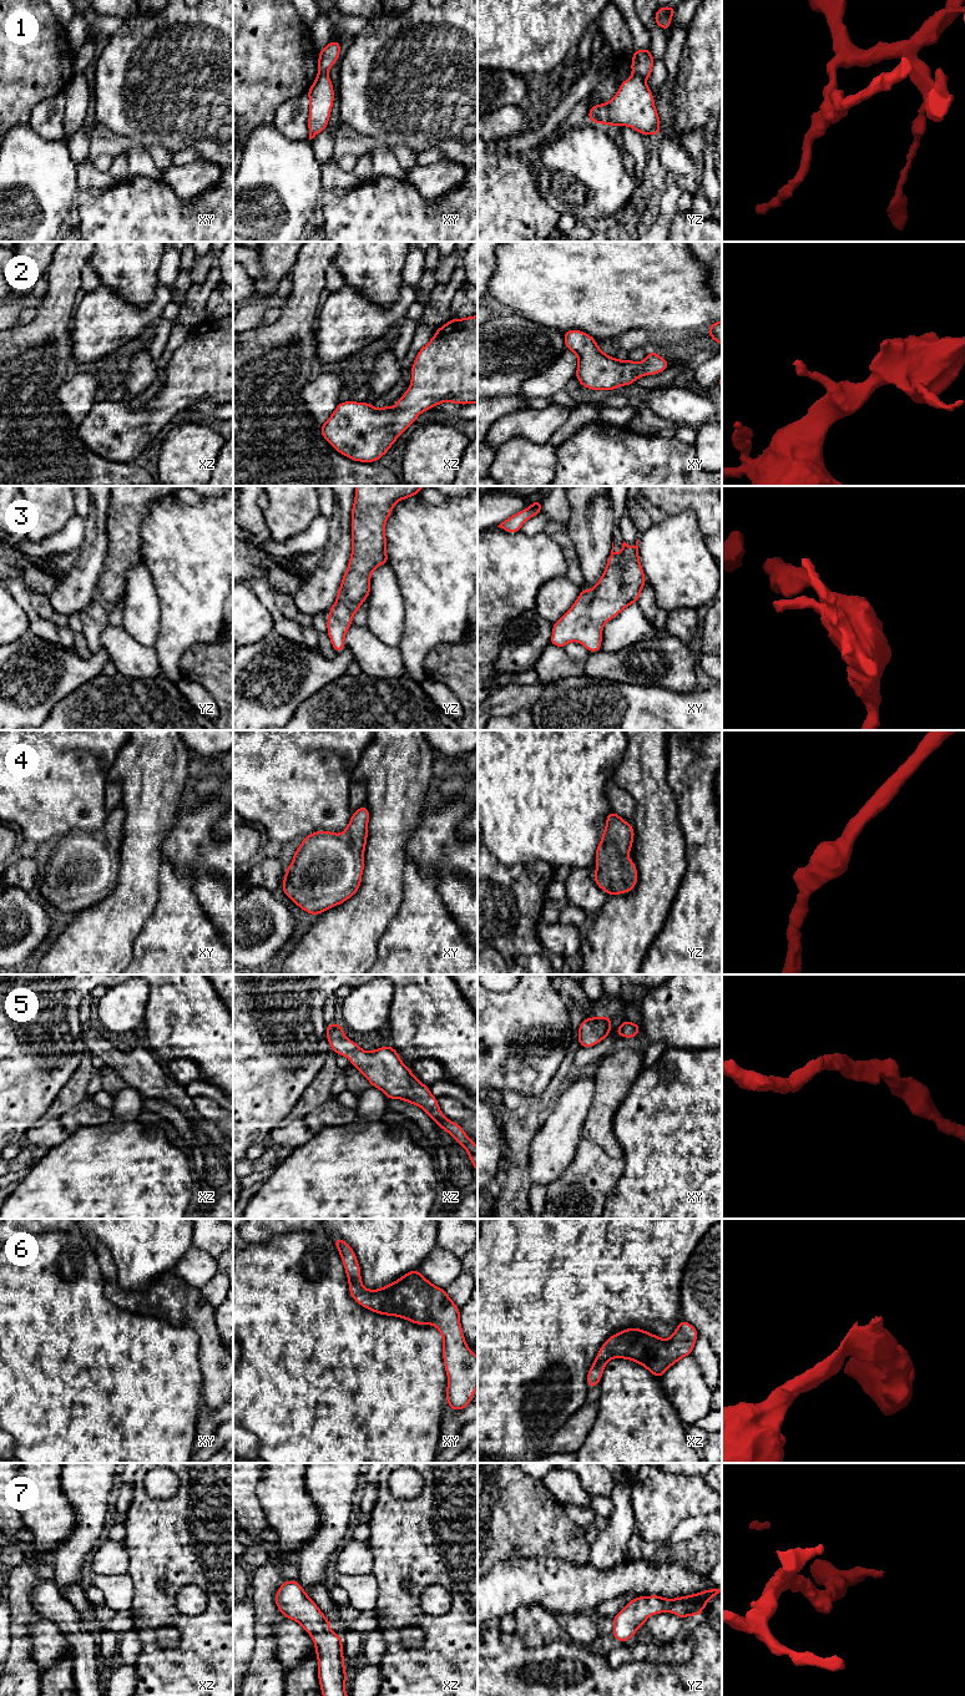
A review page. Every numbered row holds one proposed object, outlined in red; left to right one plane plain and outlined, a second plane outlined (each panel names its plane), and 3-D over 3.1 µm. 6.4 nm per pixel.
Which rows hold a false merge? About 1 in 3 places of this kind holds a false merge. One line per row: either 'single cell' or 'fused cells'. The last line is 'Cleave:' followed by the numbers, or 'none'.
1: fused cells
2: single cell
3: single cell
4: single cell
5: single cell
6: single cell
7: single cell
Cleave: 1

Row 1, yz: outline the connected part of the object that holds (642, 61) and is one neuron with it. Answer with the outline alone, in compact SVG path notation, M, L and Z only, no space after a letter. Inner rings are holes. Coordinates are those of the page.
M650 49L635 50L631 62L631 70L633 74L640 75L645 80L652 75L652 66L655 60Z

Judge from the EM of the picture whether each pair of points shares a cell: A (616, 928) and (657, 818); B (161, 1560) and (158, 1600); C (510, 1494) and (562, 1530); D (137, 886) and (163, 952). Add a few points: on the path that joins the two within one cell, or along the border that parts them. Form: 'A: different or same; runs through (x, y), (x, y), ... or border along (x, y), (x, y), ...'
A: same; runs through (643, 901), (657, 885), (657, 845)
B: same; runs through (152, 1570), (152, 1590)
C: same; runs through (523, 1507), (546, 1530), (550, 1530)
D: different; border along (160, 890), (156, 906), (134, 942)

